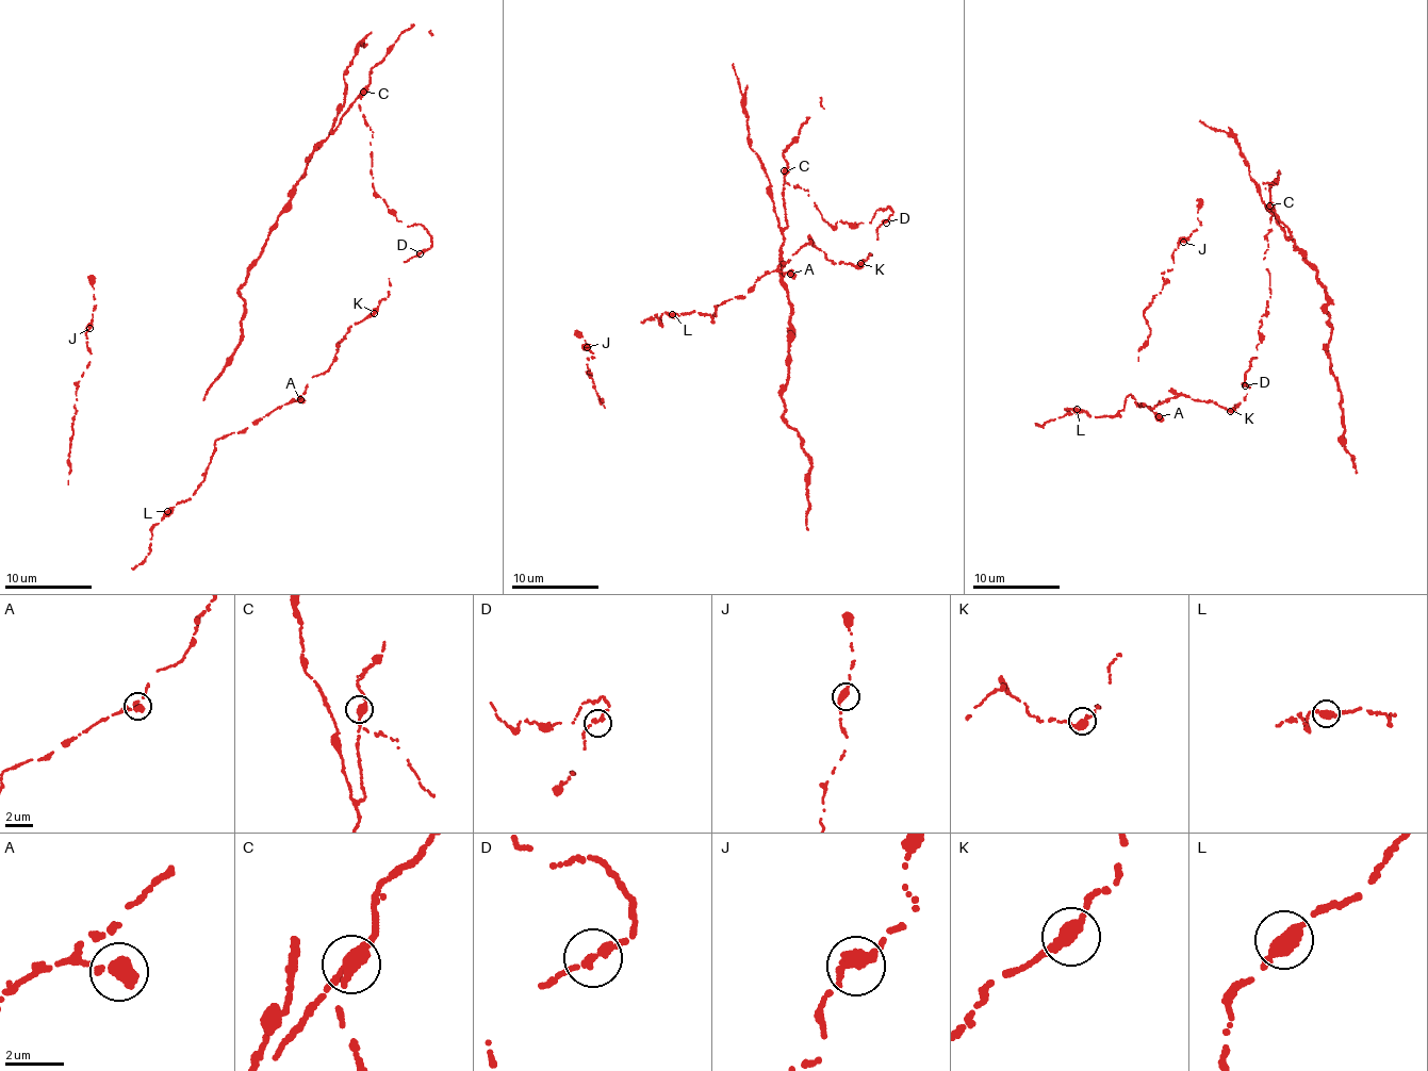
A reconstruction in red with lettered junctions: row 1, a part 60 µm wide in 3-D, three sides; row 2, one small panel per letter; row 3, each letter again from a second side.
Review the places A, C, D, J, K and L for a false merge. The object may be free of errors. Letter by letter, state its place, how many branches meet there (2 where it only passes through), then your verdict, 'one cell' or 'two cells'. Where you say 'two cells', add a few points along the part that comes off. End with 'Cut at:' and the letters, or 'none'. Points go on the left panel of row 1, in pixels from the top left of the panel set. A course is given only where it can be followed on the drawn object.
A: place (300, 399); branches 1; one cell
C: place (363, 92); branches 2; two cells; course (363, 92), (316, 146), (289, 209), (278, 215), (246, 270), (239, 295), (244, 305), (242, 340), (203, 400)
D: place (420, 253); branches 2; one cell
J: place (89, 328); branches 2; one cell
K: place (374, 313); branches 2; one cell
L: place (167, 511); branches 2; one cell
Cut at: C

